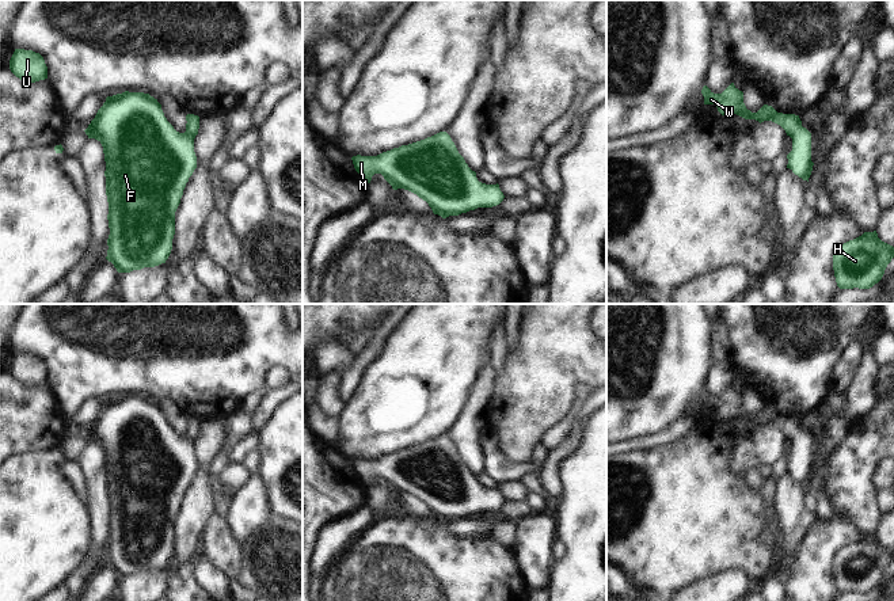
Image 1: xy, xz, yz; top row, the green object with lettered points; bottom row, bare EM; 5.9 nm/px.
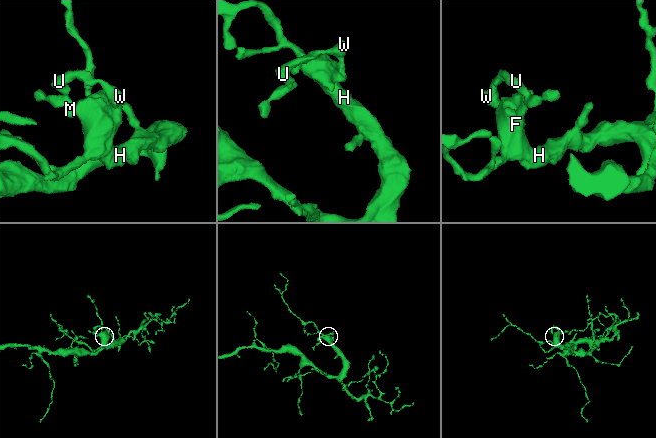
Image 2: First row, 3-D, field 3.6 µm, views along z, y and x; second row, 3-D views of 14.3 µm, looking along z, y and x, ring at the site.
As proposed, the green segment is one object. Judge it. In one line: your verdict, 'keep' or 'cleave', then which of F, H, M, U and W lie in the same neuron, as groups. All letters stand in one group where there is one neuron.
keep; F H M U W

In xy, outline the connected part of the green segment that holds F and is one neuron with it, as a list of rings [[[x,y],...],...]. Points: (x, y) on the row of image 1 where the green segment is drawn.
[[[144,92],[107,96],[84,130],[103,147],[106,195],[109,202],[107,256],[118,273],[130,273],[166,263],[172,250],[175,212],[189,178],[197,168],[194,138],[199,117],[186,115],[186,132],[179,133],[167,121],[161,104]]]

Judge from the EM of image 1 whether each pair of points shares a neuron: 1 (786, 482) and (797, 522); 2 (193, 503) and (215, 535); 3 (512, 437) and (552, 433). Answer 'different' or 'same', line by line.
1: same
2: different
3: different

